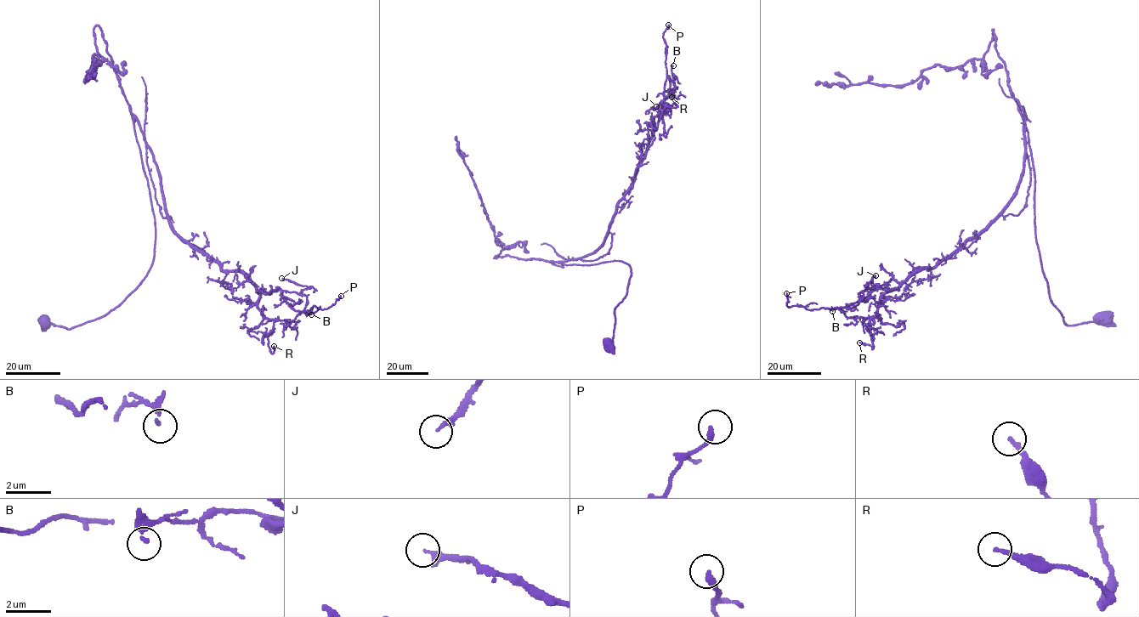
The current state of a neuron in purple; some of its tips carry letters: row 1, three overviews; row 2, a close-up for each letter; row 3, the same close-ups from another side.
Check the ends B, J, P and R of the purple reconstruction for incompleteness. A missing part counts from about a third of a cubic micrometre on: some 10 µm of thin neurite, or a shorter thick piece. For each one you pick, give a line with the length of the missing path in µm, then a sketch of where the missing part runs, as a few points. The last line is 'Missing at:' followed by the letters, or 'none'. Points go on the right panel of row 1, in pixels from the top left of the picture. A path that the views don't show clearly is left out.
Missing at: none

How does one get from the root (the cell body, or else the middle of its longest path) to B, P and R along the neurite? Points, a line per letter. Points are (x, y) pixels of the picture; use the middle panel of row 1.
B: (609, 344), (630, 266), (618, 261), (560, 263), (604, 244), (662, 102), (676, 88), (673, 65)
P: (609, 344), (630, 266), (560, 263), (602, 246), (634, 179), (665, 97), (668, 25)
R: (609, 344), (630, 266), (560, 263), (603, 245), (653, 118), (666, 104), (677, 105), (671, 97)

